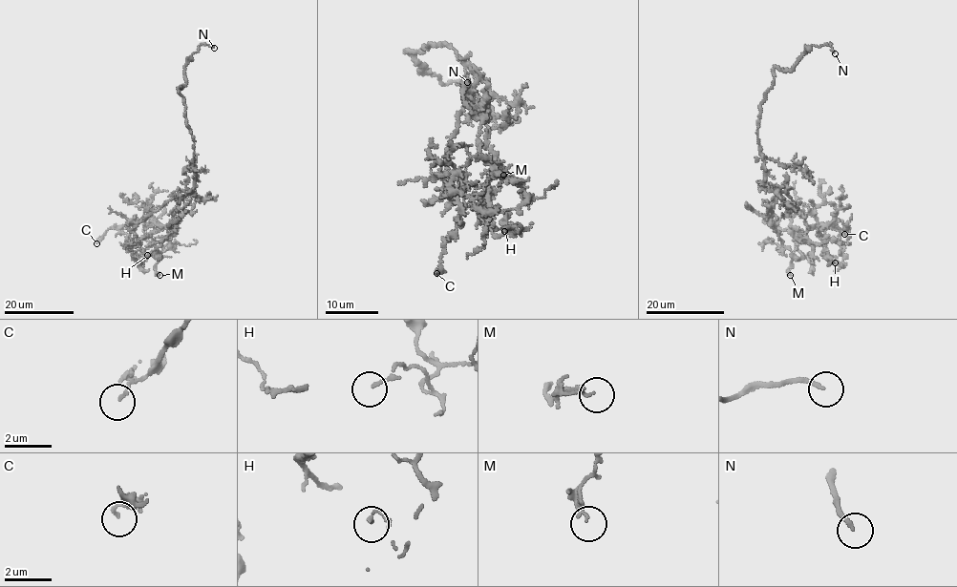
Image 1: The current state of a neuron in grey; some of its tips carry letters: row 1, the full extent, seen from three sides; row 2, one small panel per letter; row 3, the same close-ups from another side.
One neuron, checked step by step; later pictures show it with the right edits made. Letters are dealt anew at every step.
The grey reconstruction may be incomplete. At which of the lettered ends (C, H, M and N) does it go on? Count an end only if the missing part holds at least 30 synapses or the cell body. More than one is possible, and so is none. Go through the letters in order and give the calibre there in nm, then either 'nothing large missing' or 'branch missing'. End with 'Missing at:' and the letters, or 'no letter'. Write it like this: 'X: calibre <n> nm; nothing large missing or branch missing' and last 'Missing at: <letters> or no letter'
C: calibre 110 nm; nothing large missing
H: calibre 80 nm; nothing large missing
M: calibre 140 nm; nothing large missing
N: calibre 180 nm; branch missing
Missing at: N

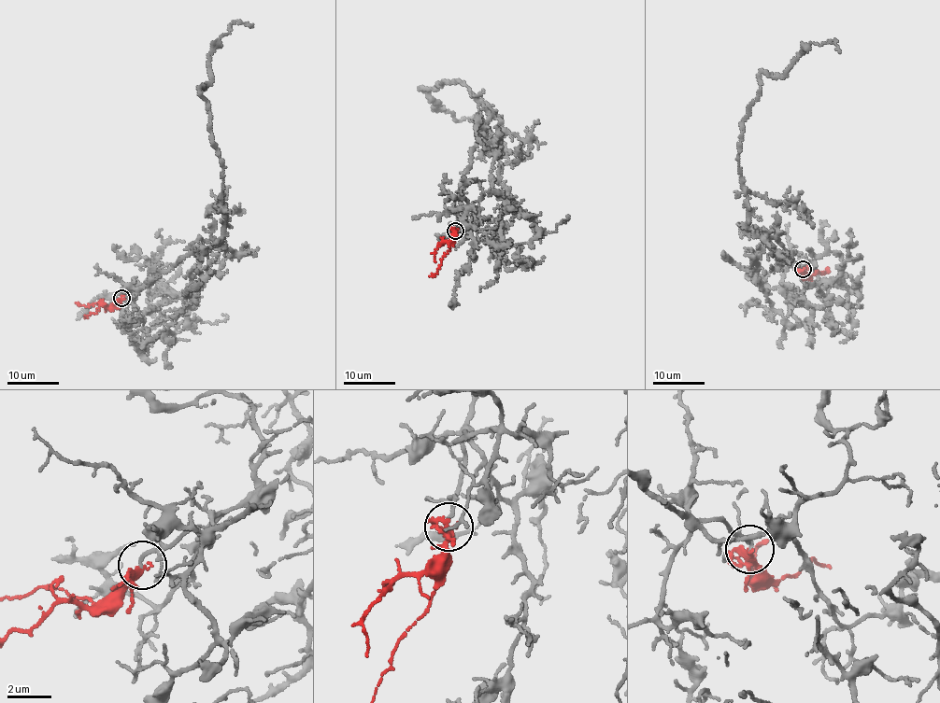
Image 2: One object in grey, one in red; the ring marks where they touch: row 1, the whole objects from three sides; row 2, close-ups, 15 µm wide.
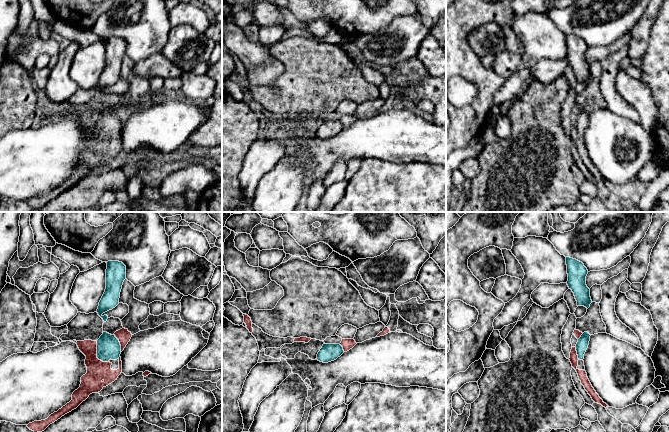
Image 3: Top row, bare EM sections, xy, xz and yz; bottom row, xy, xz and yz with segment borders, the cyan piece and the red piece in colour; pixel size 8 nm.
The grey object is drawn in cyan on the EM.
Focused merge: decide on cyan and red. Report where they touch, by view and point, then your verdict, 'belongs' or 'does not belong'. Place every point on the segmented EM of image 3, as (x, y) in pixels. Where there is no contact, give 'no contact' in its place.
xy (97, 354) | belongs

